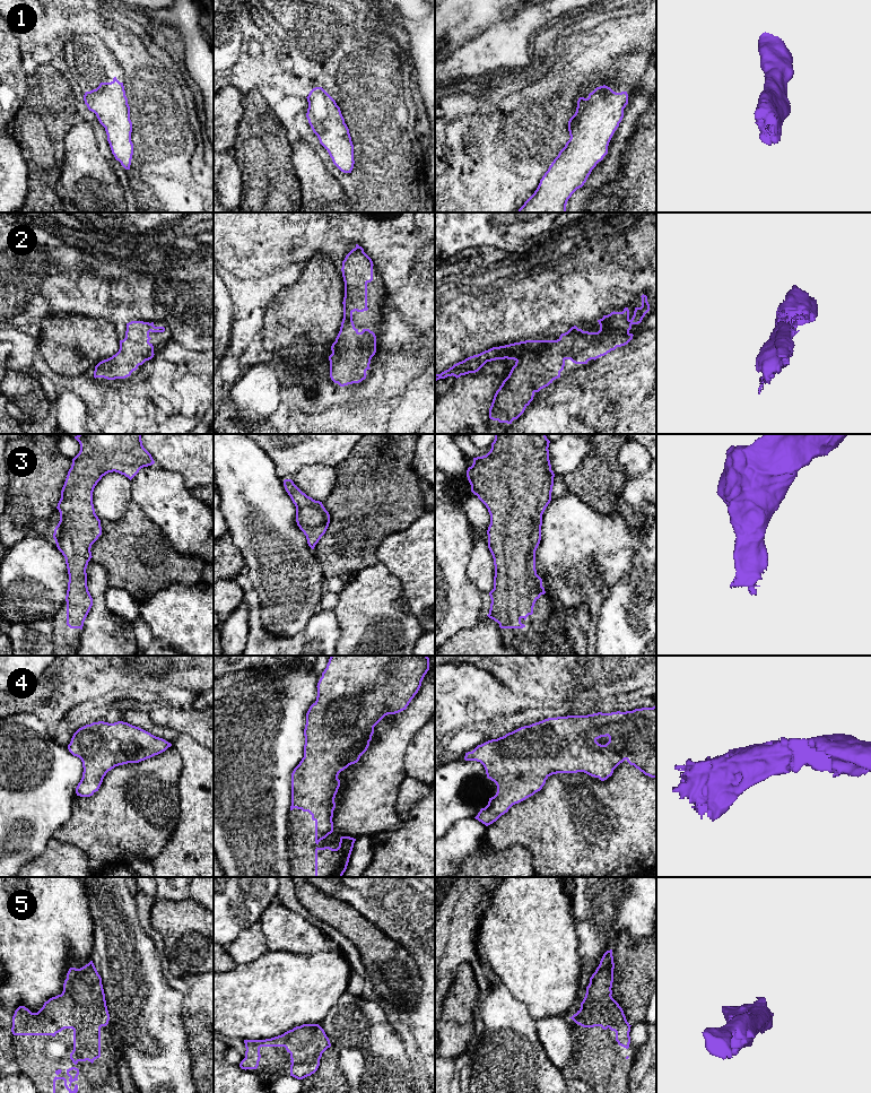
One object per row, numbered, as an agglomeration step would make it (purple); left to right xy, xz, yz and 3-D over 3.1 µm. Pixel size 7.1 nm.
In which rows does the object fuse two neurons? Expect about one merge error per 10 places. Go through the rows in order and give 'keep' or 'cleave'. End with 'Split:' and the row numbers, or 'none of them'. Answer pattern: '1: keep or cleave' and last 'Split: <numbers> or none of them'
1: keep
2: keep
3: keep
4: keep
5: keep
Split: none of them

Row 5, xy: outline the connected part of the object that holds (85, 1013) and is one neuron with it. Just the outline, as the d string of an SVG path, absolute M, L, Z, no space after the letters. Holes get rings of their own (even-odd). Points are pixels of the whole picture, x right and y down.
M93 961L80 969L70 968L63 983L61 995L50 998L37 1013L19 1006L12 1016L14 1035L52 1035L64 1029L73 1030L73 1050L70 1059L75 1065L79 1061L94 1062L101 1057L101 1027L106 1026L110 1014L106 1006L102 978Z

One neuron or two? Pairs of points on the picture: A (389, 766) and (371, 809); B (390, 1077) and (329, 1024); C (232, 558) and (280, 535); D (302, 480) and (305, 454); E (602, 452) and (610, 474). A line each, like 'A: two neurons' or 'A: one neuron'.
A: one neuron
B: one neuron
C: two neurons
D: two neurons
E: one neuron

